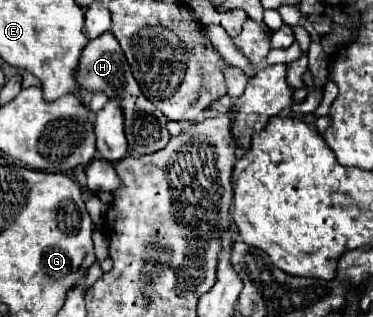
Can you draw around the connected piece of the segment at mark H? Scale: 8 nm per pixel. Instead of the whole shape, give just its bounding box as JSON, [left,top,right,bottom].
[75,32,171,156]

